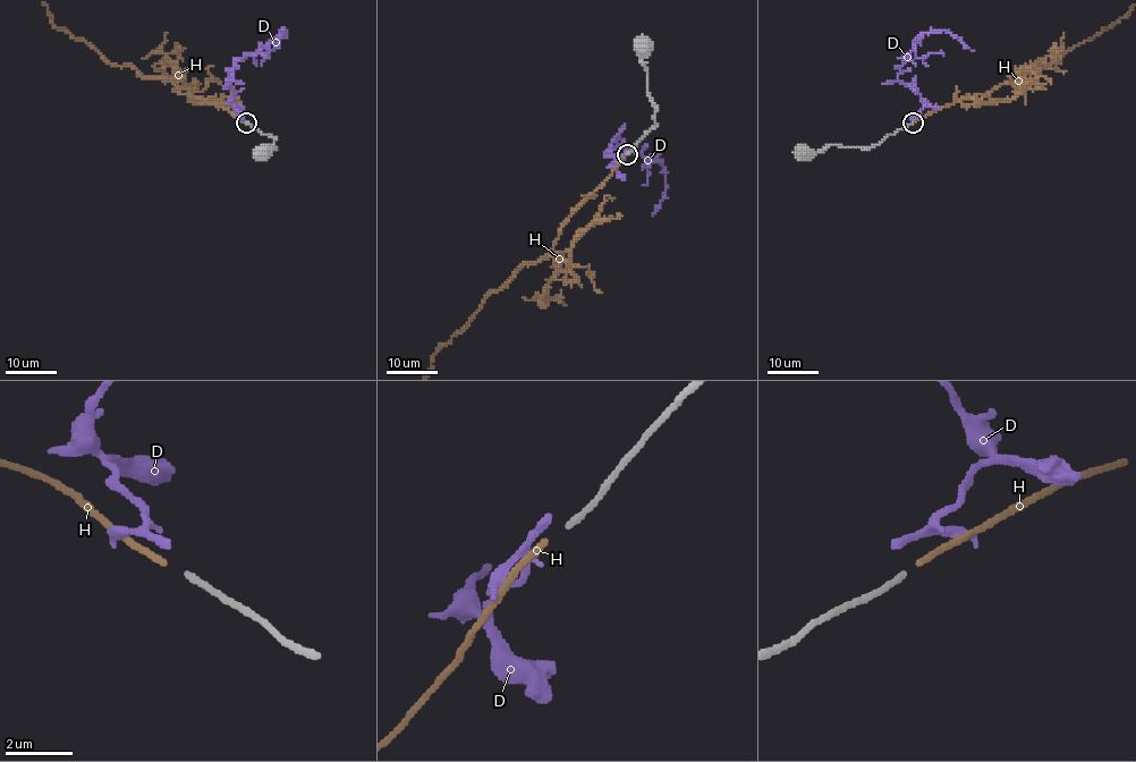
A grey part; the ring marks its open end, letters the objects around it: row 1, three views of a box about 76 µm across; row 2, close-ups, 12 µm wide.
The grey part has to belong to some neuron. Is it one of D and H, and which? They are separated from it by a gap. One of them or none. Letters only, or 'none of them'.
H

